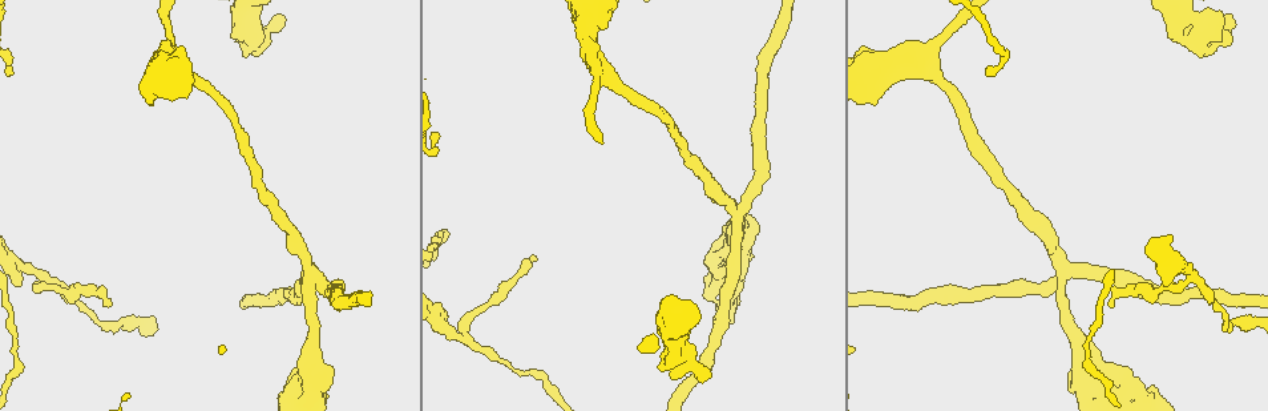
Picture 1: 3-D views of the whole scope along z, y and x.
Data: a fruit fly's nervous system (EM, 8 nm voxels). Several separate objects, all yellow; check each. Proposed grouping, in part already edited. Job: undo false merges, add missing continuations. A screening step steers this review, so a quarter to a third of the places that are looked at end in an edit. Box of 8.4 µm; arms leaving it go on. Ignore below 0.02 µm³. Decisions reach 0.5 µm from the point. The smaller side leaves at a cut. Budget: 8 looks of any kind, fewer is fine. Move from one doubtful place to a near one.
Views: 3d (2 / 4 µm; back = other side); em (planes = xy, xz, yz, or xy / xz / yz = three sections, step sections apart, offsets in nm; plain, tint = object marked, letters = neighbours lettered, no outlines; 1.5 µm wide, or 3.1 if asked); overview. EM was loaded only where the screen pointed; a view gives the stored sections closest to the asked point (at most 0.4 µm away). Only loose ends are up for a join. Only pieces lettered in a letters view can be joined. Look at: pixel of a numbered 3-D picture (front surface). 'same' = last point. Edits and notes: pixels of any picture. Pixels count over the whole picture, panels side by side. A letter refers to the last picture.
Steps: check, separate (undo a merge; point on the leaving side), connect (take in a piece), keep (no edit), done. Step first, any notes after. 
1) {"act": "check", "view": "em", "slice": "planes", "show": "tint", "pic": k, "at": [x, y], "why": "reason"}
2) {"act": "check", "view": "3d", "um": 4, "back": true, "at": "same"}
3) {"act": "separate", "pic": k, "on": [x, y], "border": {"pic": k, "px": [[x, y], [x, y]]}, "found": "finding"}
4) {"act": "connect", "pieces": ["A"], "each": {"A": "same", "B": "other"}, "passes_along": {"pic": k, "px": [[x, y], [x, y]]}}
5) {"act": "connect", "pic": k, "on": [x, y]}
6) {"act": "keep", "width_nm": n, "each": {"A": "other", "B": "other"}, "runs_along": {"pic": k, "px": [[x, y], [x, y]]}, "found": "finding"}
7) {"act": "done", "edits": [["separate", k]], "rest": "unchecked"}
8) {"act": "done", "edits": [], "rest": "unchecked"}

{"act": "check", "view": "3d", "um": 4, "pic": 1, "at": [1192, 276], "why": "arms part here"}

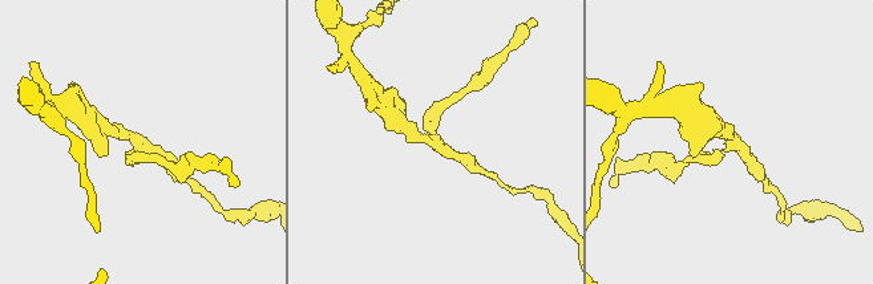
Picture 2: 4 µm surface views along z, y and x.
{"act": "check", "view": "em", "slice": "xz", "step": 8, "show": "tint", "pic": 2, "at": [731, 138]}

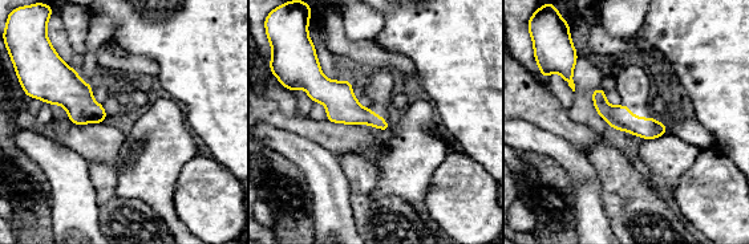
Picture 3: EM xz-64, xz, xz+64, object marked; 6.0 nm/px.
{"act": "check", "view": "em", "slice": "planes", "show": "letters", "at": "same", "why": "another direction"}

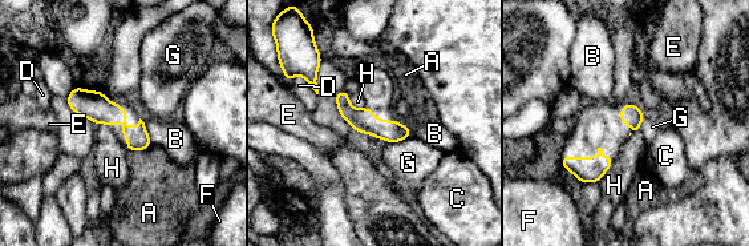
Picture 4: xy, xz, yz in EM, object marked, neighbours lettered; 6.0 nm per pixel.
{"act": "keep", "each": {"A": "other", "B": "other", "C": "other", "D": "other", "E": "other", "F": "other", "G": "other", "H": "other"}, "border": {"pic": 4, "px": [[615, 157], [598, 182]]}, "found": "continuous, no second neuron"}

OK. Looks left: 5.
{"act": "check", "view": "3d", "um": 2, "pic": 1, "at": [535, 255], "why": "free end"}

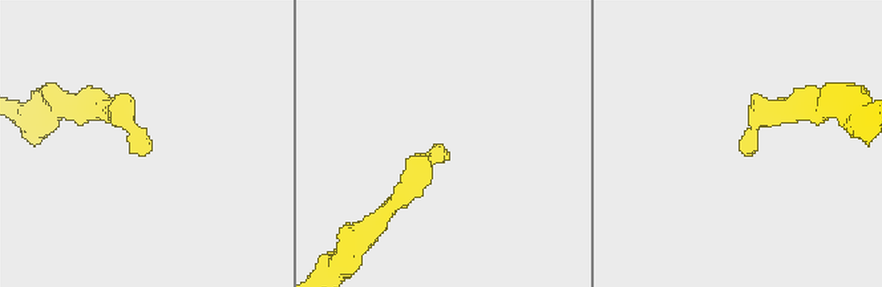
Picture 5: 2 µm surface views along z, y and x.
{"act": "check", "view": "em", "slice": "planes", "show": "plain", "pic": 5, "at": [439, 150]}

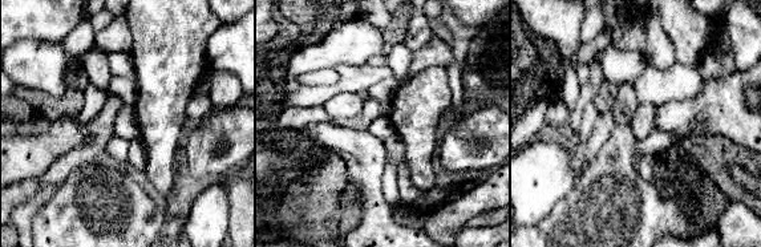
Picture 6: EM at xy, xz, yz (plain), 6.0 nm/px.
{"act": "check", "view": "em", "slice": "planes", "show": "letters", "at": "same"}

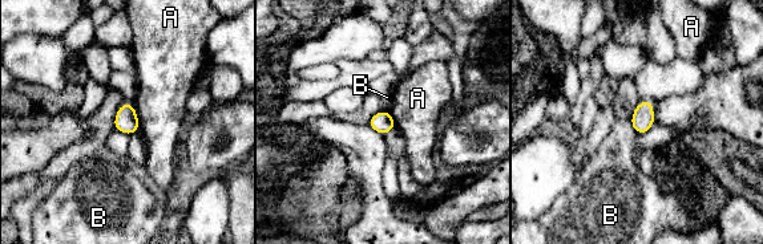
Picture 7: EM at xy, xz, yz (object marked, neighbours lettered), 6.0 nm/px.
{"act": "keep", "each": {"A": "other", "B": "other"}, "found": "no lettered piece goes on from it"}

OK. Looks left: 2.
{"act": "check", "view": "em", "um": 3.1, "slice": "planes", "show": "plain", "pic": 1, "at": [1074, 386], "why": "sharp bend"}

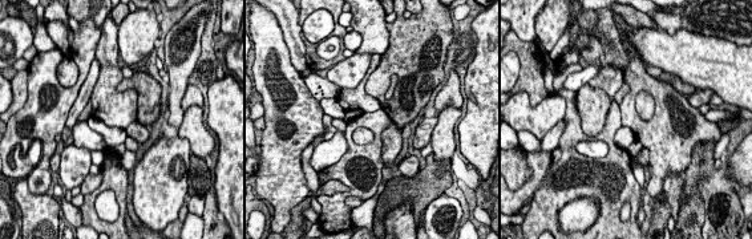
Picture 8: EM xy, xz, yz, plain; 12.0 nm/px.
{"act": "check", "view": "em", "um": 3.1, "slice": "planes", "show": "letters", "at": "same"}

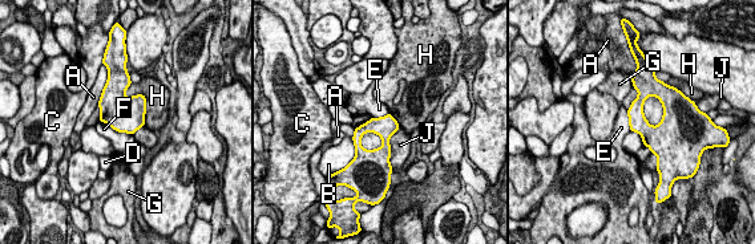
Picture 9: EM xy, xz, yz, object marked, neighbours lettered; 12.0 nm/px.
{"act": "keep", "each": {"A": "other", "B": "other", "C": "other", "D": "other", "E": "other", "F": "other", "G": "other", "H": "other", "J": "other"}, "found": "all the same neuron"}

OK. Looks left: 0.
{"act": "done", "edits": [], "rest": "unchecked"}

